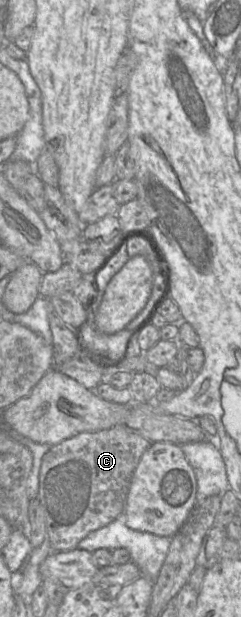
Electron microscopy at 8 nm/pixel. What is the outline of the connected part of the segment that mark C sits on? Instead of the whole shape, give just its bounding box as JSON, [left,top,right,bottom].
[37,425,151,552]

